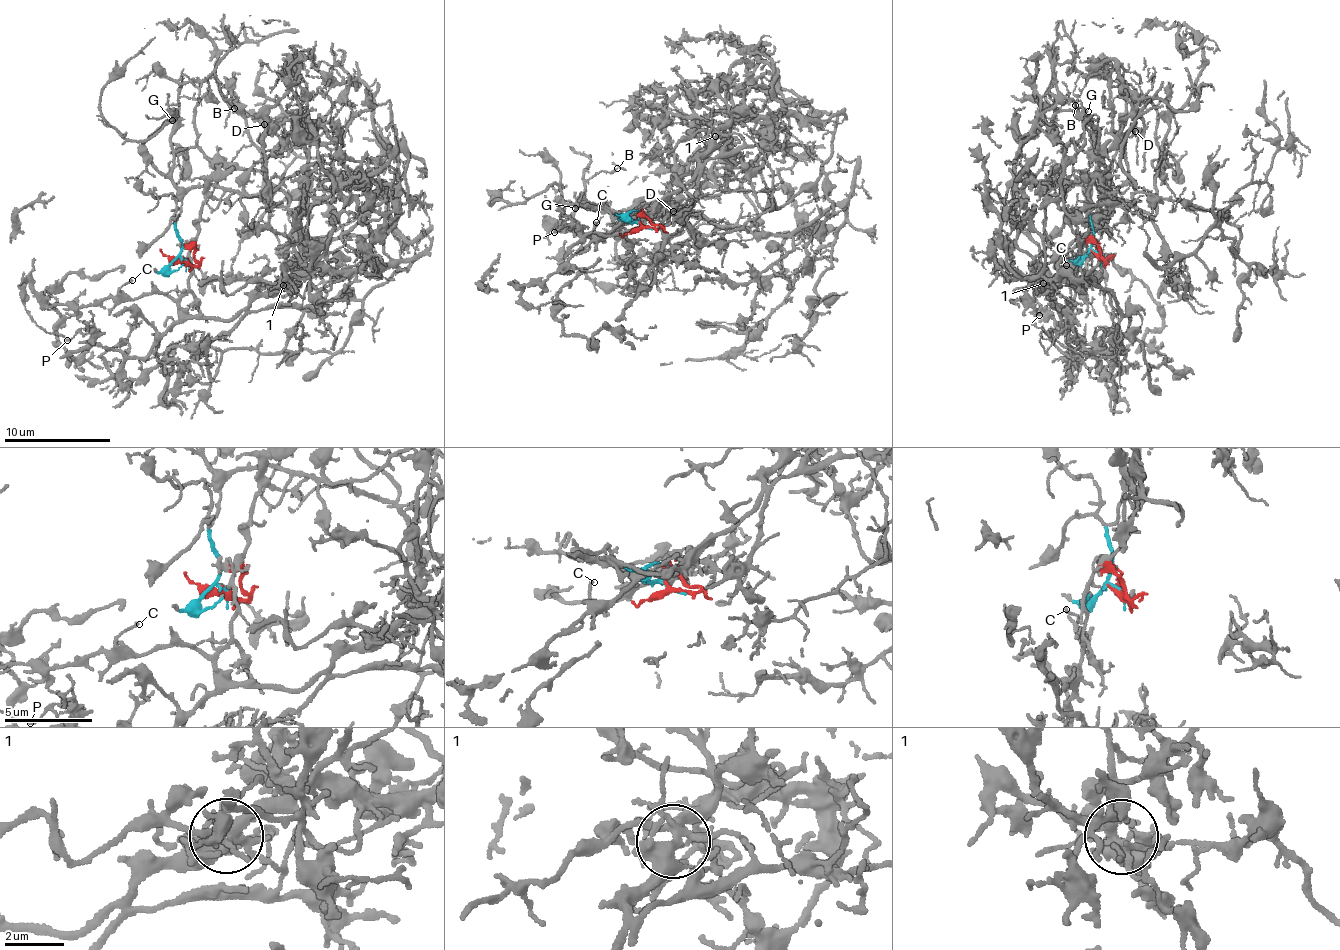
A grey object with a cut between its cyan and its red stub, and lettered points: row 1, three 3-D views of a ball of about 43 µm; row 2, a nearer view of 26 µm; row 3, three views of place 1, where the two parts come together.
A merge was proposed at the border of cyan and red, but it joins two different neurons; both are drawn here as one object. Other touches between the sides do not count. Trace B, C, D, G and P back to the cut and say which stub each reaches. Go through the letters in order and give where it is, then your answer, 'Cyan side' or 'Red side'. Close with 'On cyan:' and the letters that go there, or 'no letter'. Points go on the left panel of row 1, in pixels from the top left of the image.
B: Place: (234, 108). Cyan side
C: Place: (132, 280). Red side
D: Place: (264, 124). Red side
G: Place: (172, 120). Cyan side
P: Place: (67, 340). Red side
On cyan: B, G

